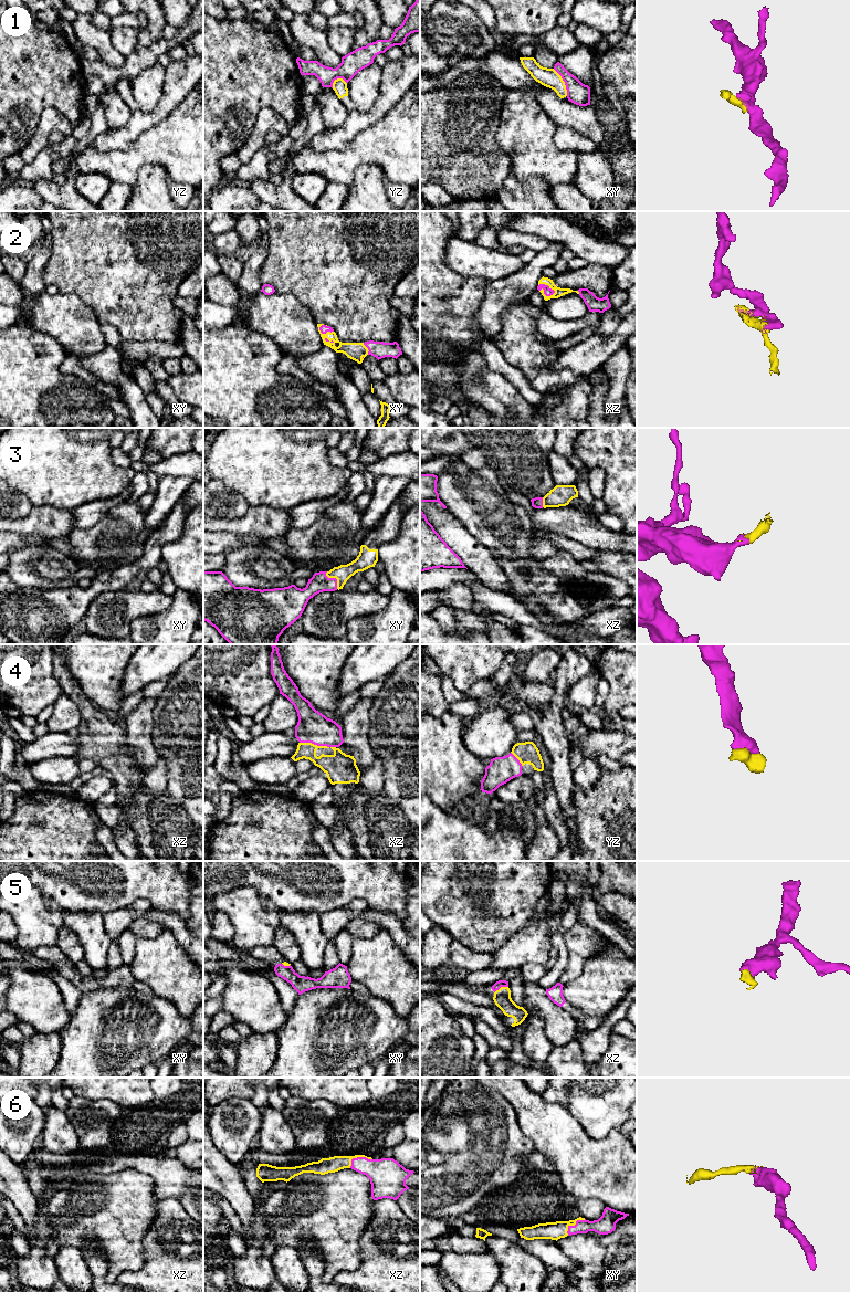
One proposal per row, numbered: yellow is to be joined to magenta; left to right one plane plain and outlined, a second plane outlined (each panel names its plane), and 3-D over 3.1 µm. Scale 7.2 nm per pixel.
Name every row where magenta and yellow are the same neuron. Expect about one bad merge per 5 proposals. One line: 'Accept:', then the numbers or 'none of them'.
Accept: 2, 3, 4, 5, 6

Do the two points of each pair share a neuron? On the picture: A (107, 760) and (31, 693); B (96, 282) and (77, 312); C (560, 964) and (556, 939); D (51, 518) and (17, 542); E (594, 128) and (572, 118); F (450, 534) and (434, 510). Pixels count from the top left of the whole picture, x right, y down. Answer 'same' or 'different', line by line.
A: different
B: different
C: same
D: different
E: same
F: same

